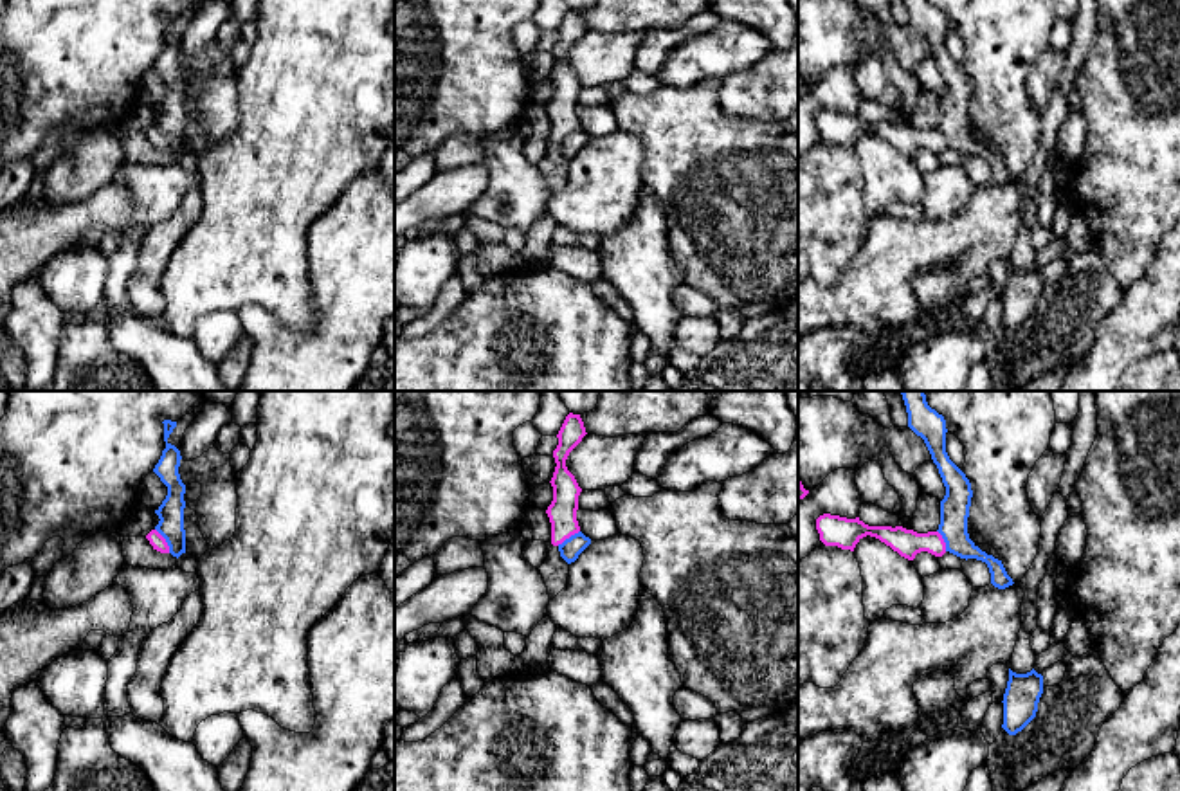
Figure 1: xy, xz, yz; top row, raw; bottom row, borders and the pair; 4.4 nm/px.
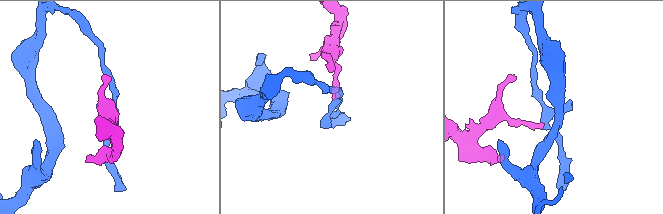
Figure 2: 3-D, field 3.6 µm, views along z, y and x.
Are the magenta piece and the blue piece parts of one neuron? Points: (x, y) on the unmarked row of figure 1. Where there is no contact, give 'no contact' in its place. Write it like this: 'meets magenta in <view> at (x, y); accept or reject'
meets magenta in xy at (164, 137); reject

